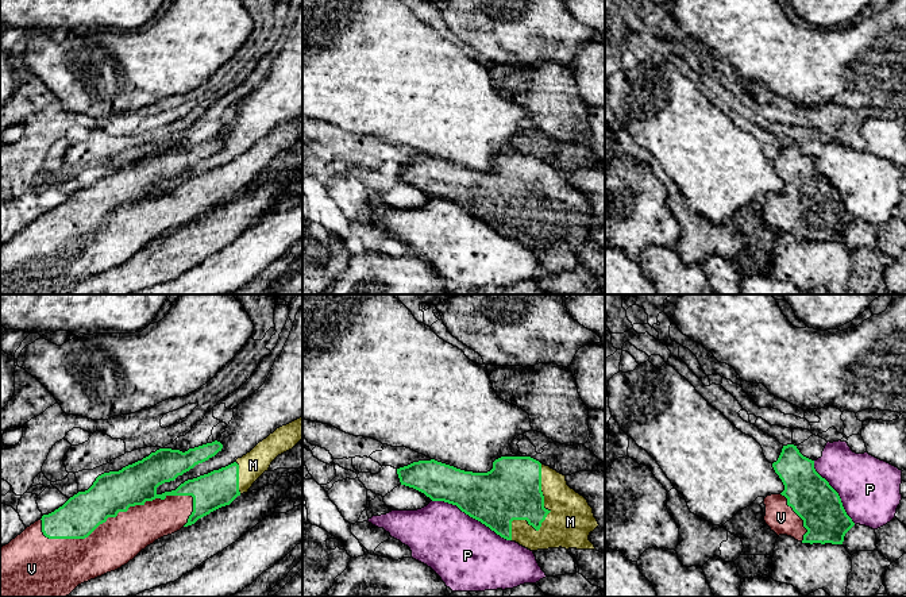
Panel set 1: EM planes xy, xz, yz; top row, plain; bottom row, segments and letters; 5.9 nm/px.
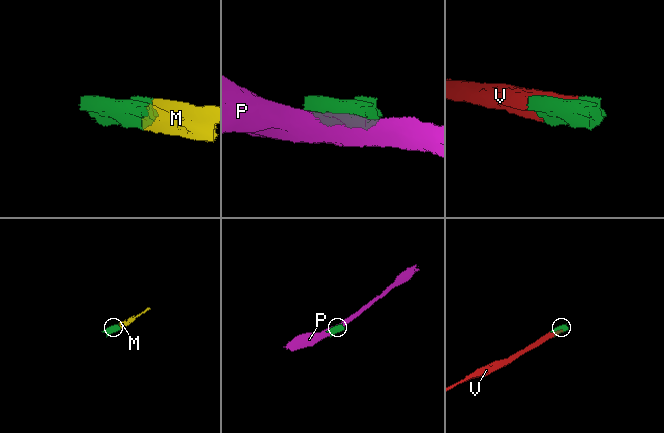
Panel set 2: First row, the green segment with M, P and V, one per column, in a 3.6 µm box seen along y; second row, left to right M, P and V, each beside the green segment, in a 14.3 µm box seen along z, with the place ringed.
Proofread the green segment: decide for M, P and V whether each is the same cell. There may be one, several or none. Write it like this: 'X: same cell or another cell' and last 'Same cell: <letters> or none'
M: same cell
P: another cell
V: same cell
Same cell: M, V

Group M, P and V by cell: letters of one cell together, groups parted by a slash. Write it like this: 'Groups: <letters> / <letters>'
Groups: M V / P

